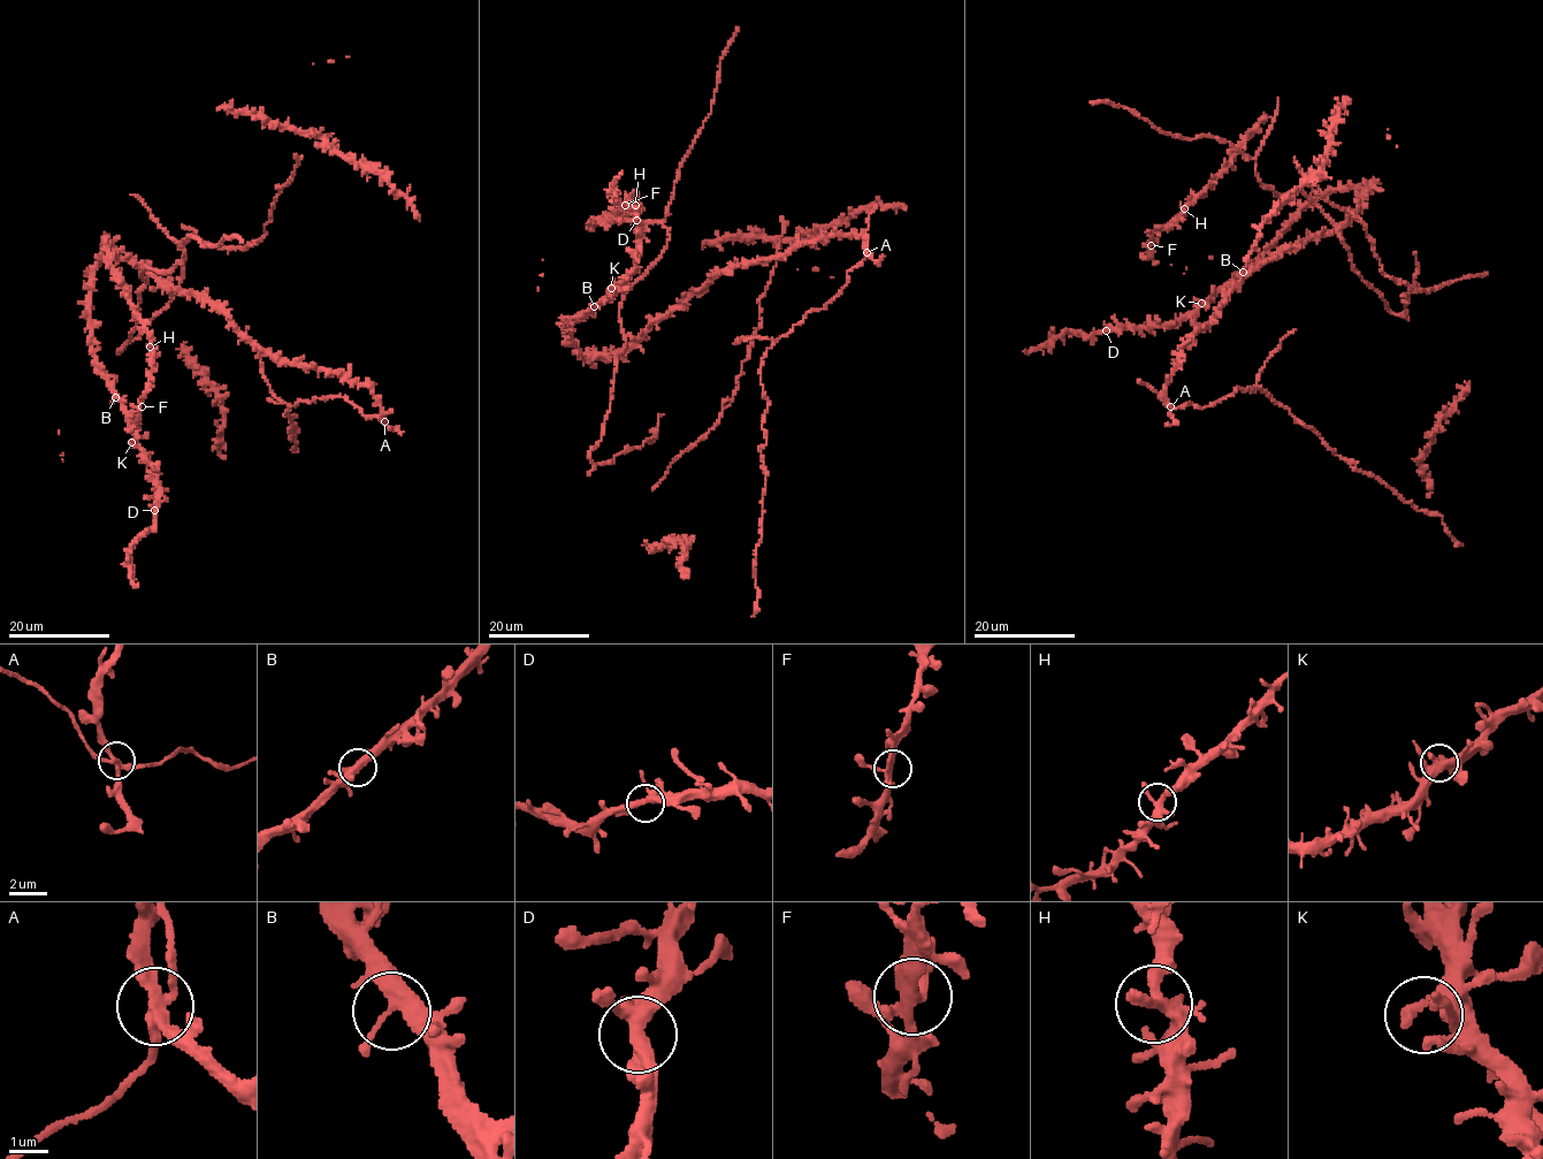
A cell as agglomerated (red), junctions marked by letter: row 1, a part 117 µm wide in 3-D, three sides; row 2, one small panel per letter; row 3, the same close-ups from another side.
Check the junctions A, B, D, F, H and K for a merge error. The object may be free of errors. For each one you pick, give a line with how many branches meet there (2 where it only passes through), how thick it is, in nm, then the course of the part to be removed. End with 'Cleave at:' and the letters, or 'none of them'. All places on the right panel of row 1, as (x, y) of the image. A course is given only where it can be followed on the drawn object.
A: Branches: 4. Thickness 280 nm. Course of the part to remove: (1170, 406), (1212, 405), (1235, 389), (1258, 387), (1356, 470), (1440, 515), (1464, 544)
Cleave at: A

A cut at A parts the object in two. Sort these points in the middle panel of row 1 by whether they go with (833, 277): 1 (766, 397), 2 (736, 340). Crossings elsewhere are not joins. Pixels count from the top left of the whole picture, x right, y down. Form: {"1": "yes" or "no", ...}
{"1": "no", "2": "no"}

